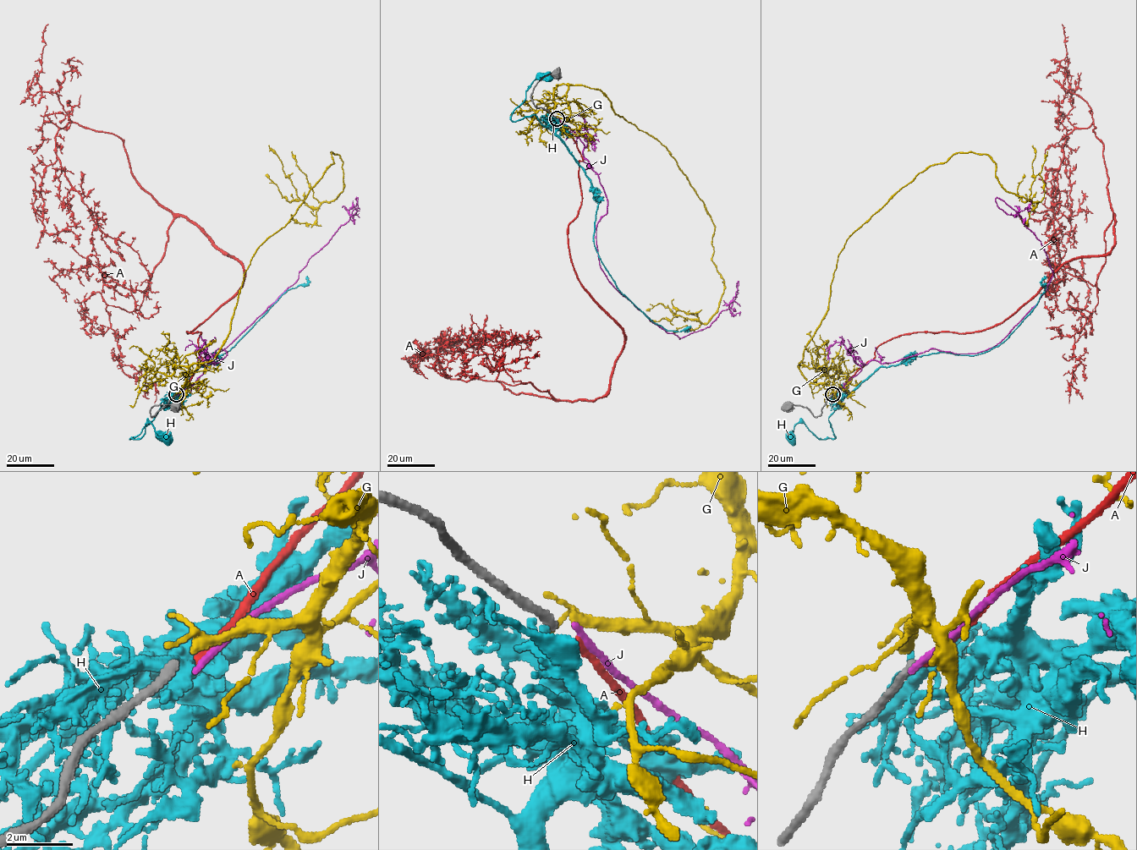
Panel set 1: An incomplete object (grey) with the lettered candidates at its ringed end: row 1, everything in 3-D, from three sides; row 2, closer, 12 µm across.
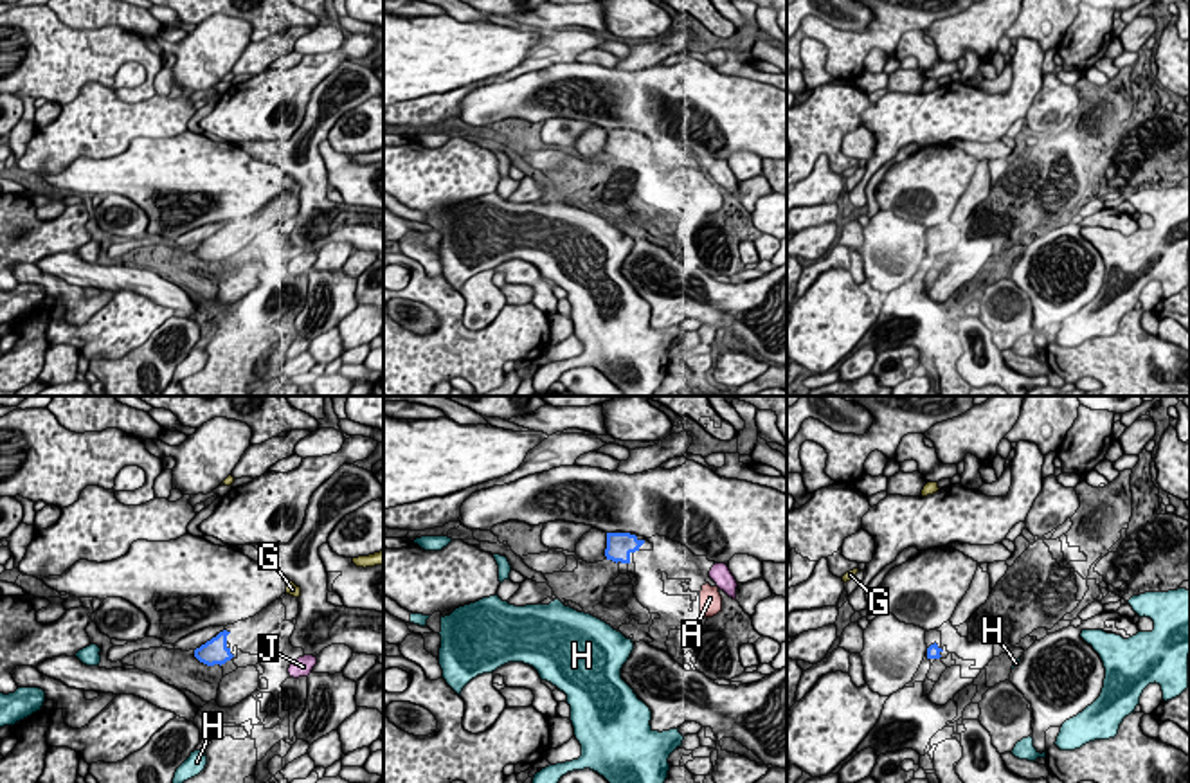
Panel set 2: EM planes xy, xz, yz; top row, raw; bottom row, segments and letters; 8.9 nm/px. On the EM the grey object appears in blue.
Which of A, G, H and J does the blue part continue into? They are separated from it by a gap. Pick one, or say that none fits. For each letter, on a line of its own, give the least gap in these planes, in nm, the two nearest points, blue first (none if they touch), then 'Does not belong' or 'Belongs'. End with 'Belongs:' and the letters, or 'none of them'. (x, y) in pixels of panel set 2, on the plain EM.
A: Distance 650 nm. Across: xz (643, 139), (703, 182). Does not belong
G: Distance 600 nm. Across: xy (229, 229), (287, 189). Does not belong
H: Distance 500 nm. Across: xz (607, 155), (589, 211). Does not belong
J: Distance 500 nm. Across: xy (233, 252), (288, 265). Does not belong
Belongs: none of them

